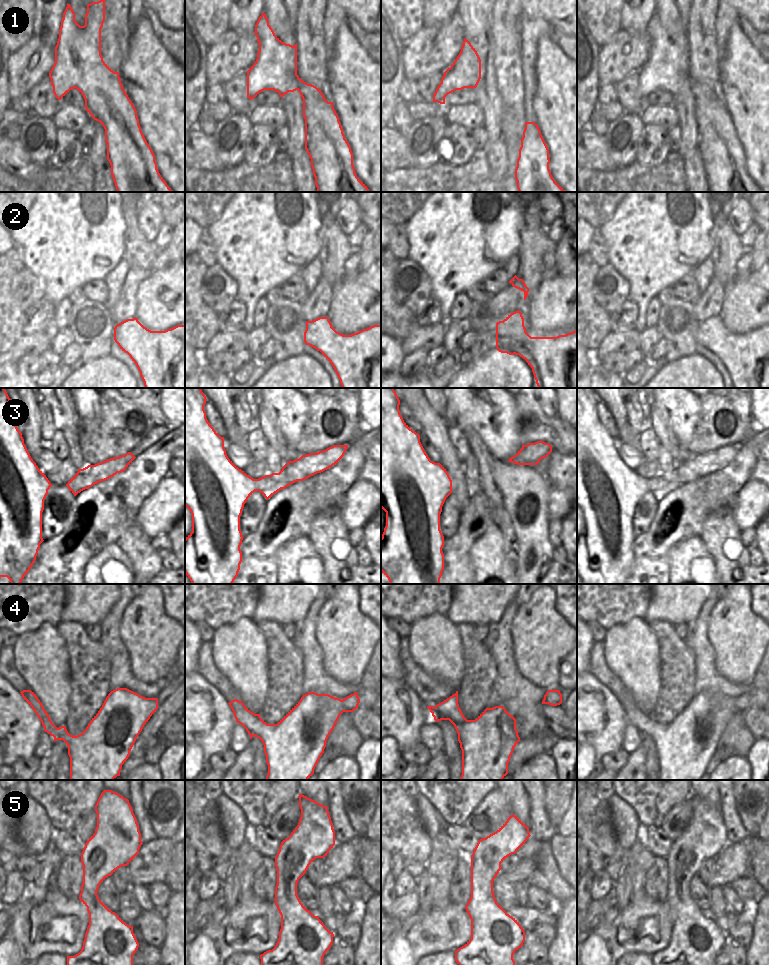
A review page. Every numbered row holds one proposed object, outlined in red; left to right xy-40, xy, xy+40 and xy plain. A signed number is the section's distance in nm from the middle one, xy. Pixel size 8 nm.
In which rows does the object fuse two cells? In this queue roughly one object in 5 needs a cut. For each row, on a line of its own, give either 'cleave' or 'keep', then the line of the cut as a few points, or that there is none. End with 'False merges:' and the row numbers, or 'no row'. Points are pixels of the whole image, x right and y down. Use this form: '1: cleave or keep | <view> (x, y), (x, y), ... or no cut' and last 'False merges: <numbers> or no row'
1: keep | no cut
2: cleave | xy (331, 325), (323, 325), (308, 334), (308, 339), (318, 350)
3: keep | no cut
4: keep | no cut
5: keep | no cut
False merges: 2

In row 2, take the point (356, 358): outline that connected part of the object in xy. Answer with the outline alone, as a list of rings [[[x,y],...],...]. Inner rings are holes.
[[[381,325],[351,335],[322,326],[308,340],[332,364],[342,388],[381,388]]]

